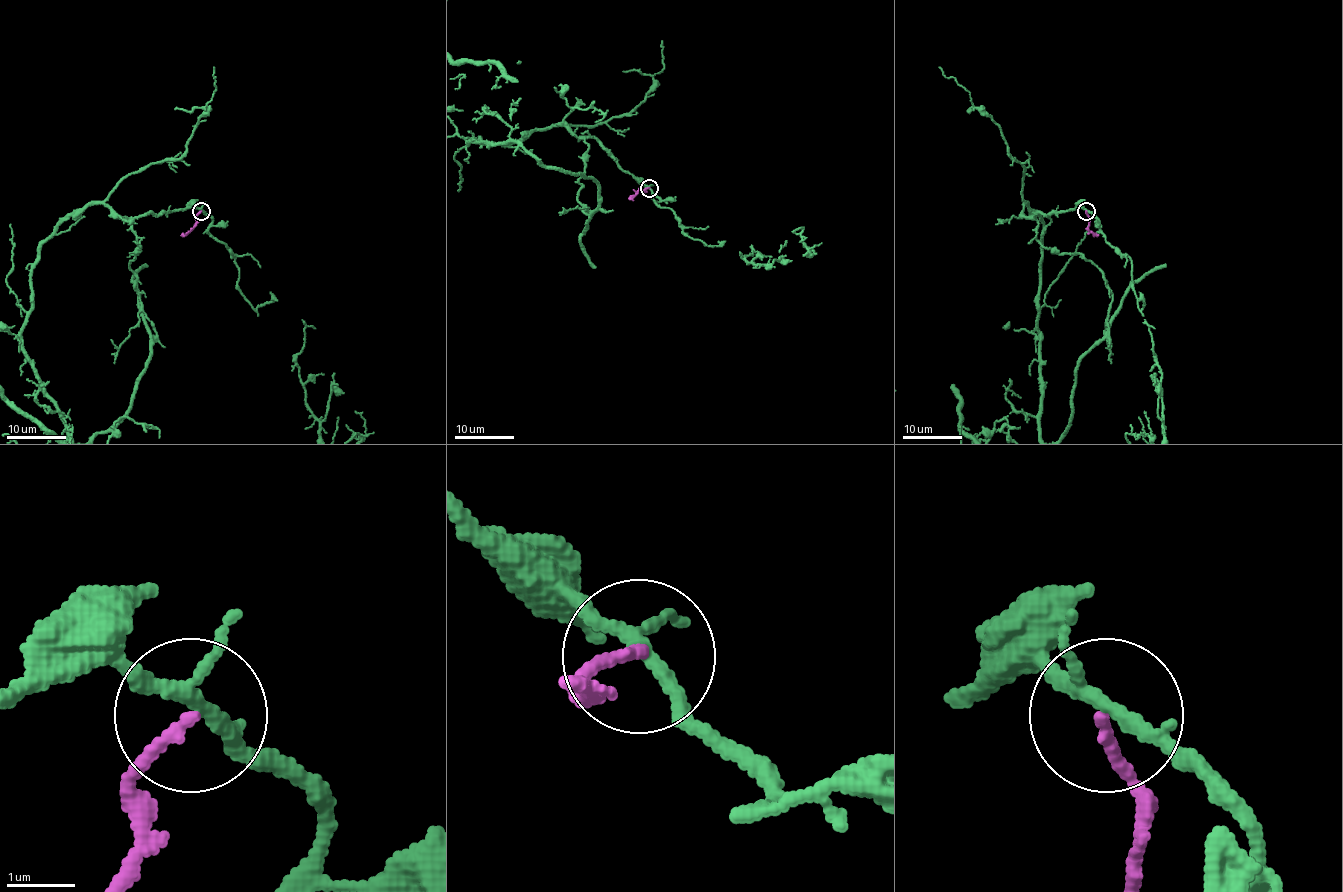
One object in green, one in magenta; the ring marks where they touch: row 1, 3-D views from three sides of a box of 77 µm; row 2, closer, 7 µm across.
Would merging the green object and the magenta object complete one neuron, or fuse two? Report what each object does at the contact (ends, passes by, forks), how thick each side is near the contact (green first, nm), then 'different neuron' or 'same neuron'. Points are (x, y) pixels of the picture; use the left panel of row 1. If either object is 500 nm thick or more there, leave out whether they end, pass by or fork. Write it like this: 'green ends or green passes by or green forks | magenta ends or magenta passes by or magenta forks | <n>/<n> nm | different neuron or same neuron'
green forks | magenta ends | 180/160 nm | different neuron

